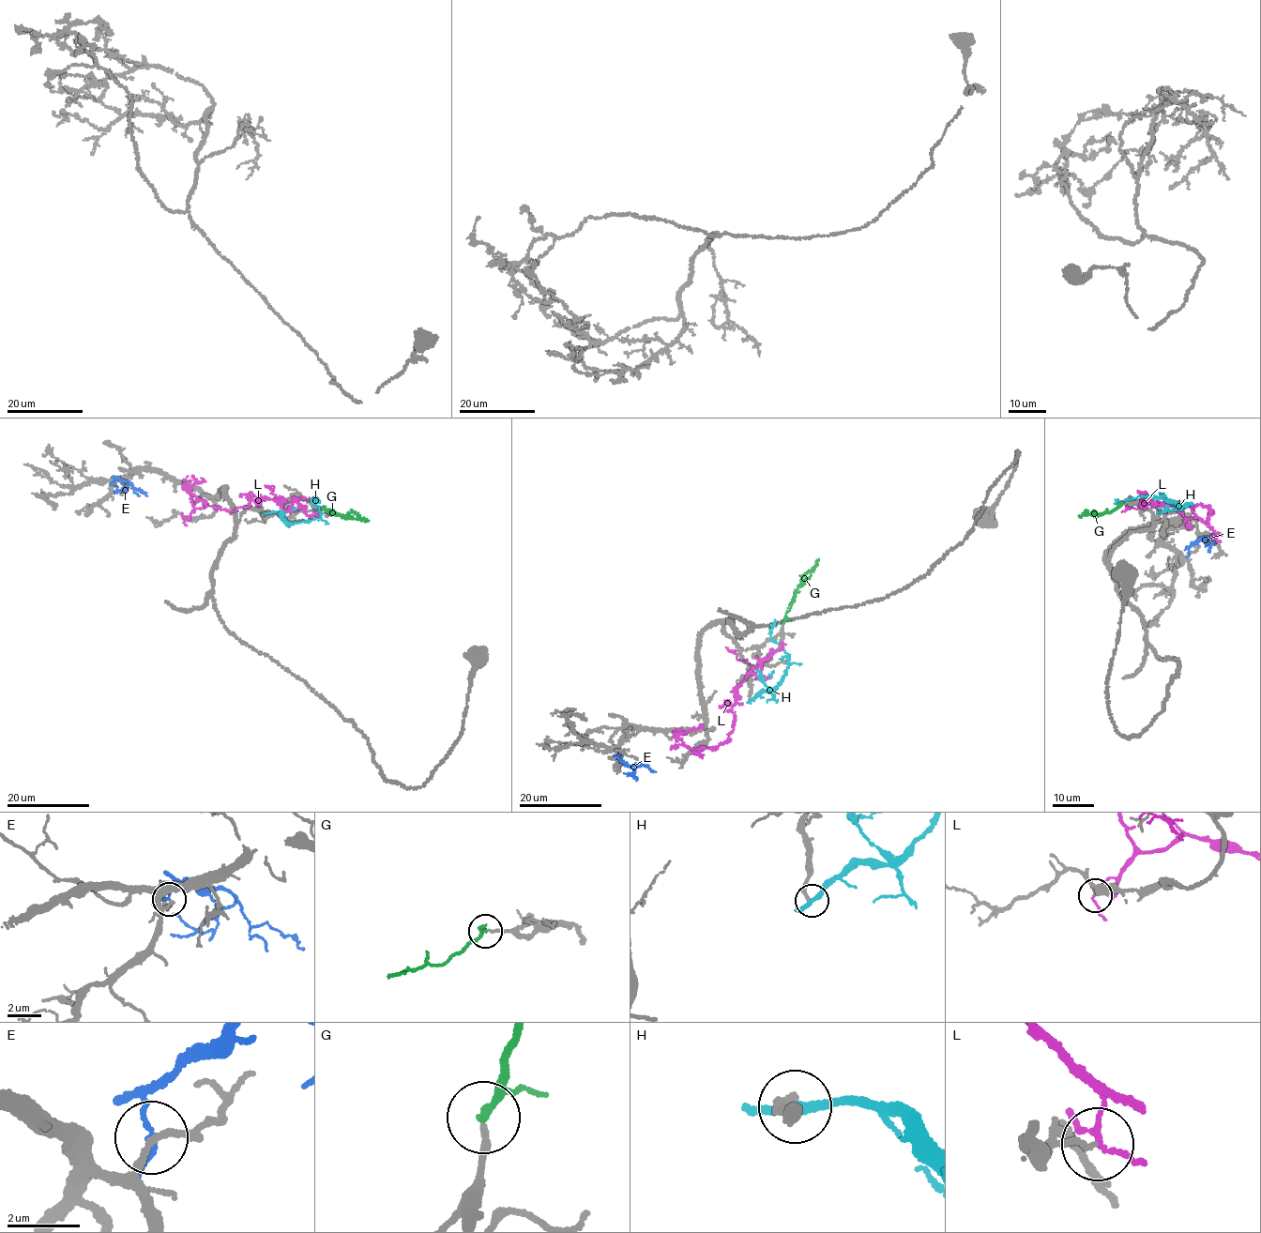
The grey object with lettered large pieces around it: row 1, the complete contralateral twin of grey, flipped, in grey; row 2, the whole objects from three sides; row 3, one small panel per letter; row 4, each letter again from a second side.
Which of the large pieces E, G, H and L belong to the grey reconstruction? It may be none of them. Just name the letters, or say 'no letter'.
G

